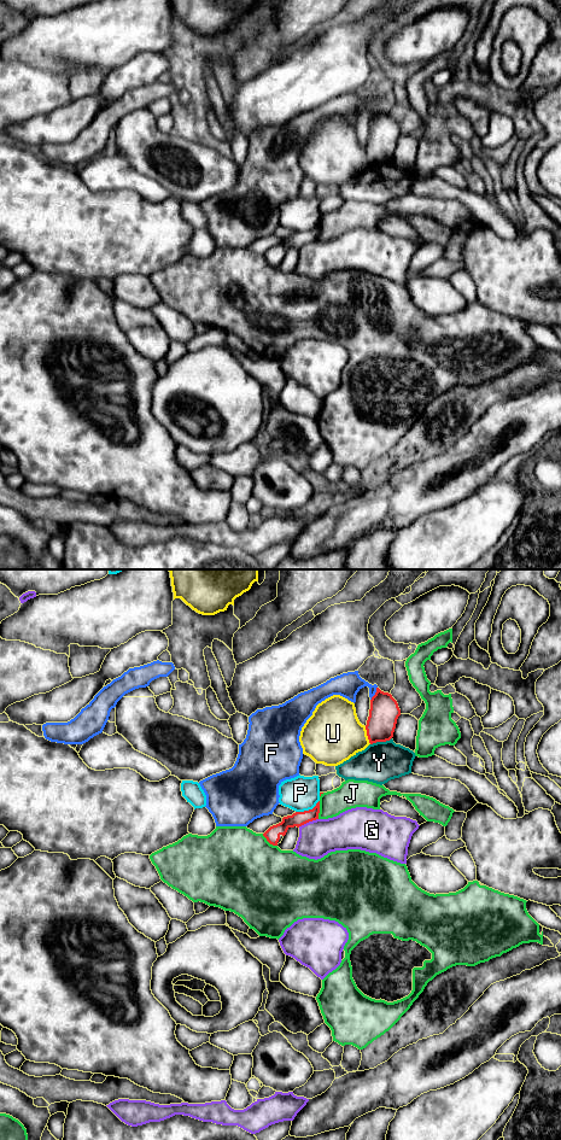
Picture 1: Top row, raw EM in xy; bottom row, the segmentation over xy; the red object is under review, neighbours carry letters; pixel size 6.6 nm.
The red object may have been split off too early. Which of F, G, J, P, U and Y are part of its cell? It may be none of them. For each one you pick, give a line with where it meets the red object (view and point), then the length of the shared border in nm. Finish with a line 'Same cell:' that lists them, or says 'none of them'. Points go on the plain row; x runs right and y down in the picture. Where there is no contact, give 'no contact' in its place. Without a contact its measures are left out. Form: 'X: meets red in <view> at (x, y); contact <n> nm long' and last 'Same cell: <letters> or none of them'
Same cell: none of them

